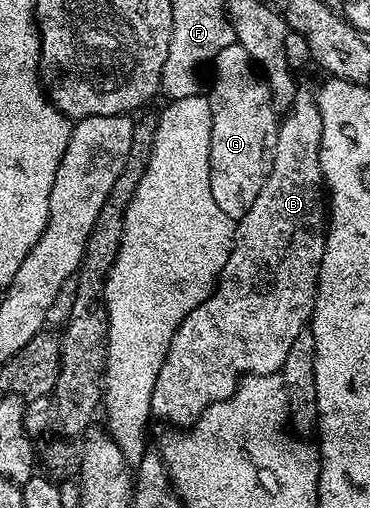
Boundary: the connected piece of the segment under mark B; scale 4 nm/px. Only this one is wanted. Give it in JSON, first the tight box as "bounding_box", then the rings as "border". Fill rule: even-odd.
{"bounding_box":[152,89,327,428],"border":[[[298,89],[293,103],[280,119],[277,128],[277,139],[273,149],[273,163],[271,172],[267,176],[267,184],[259,188],[259,196],[255,196],[255,204],[247,208],[243,217],[236,219],[233,232],[233,247],[231,256],[227,256],[227,264],[223,264],[221,275],[217,278],[217,285],[213,287],[213,293],[203,304],[199,304],[183,319],[171,342],[171,348],[163,362],[163,368],[159,370],[159,376],[153,389],[152,404],[153,414],[161,417],[163,421],[170,422],[173,428],[188,428],[196,422],[197,417],[211,404],[222,402],[231,397],[237,390],[238,383],[247,374],[275,374],[283,368],[283,360],[287,360],[287,351],[295,336],[303,332],[310,325],[317,299],[317,277],[325,251],[325,235],[327,233],[327,202],[323,197],[323,179],[321,177],[321,165],[319,164],[319,144],[321,143],[321,117],[317,107],[317,95],[312,89]]]}

